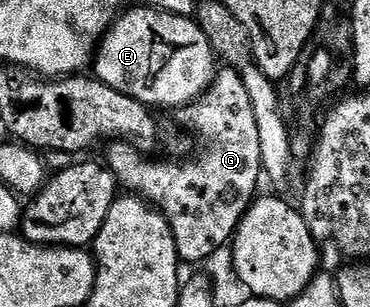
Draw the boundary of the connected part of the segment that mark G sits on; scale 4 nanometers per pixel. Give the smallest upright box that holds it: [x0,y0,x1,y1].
[107,69,263,264]

